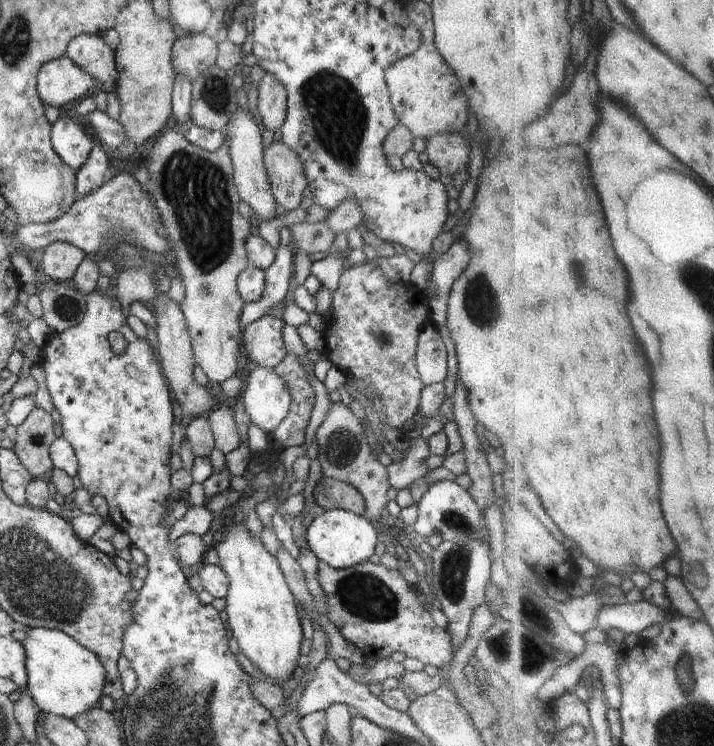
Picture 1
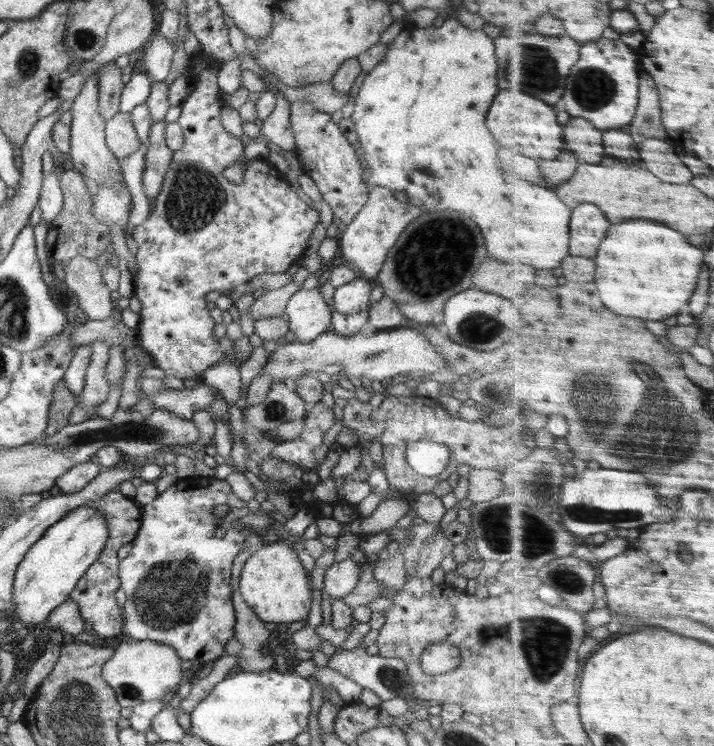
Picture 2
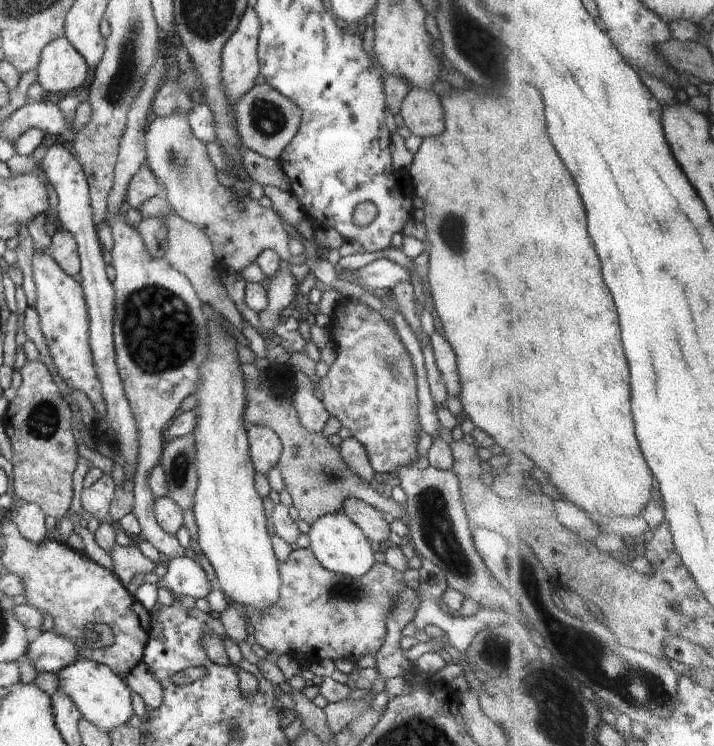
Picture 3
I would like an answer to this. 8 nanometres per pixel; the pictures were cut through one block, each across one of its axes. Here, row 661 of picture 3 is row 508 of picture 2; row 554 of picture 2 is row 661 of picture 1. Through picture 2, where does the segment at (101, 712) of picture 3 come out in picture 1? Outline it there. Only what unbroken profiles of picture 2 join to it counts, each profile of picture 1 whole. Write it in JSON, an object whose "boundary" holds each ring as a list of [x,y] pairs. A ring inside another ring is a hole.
{"boundary":[[[27,627],[25,631],[26,638],[21,643],[25,650],[26,689],[32,695],[40,712],[73,719],[76,715],[96,705],[103,695],[104,677],[107,675],[98,657],[65,632],[44,627]]]}

